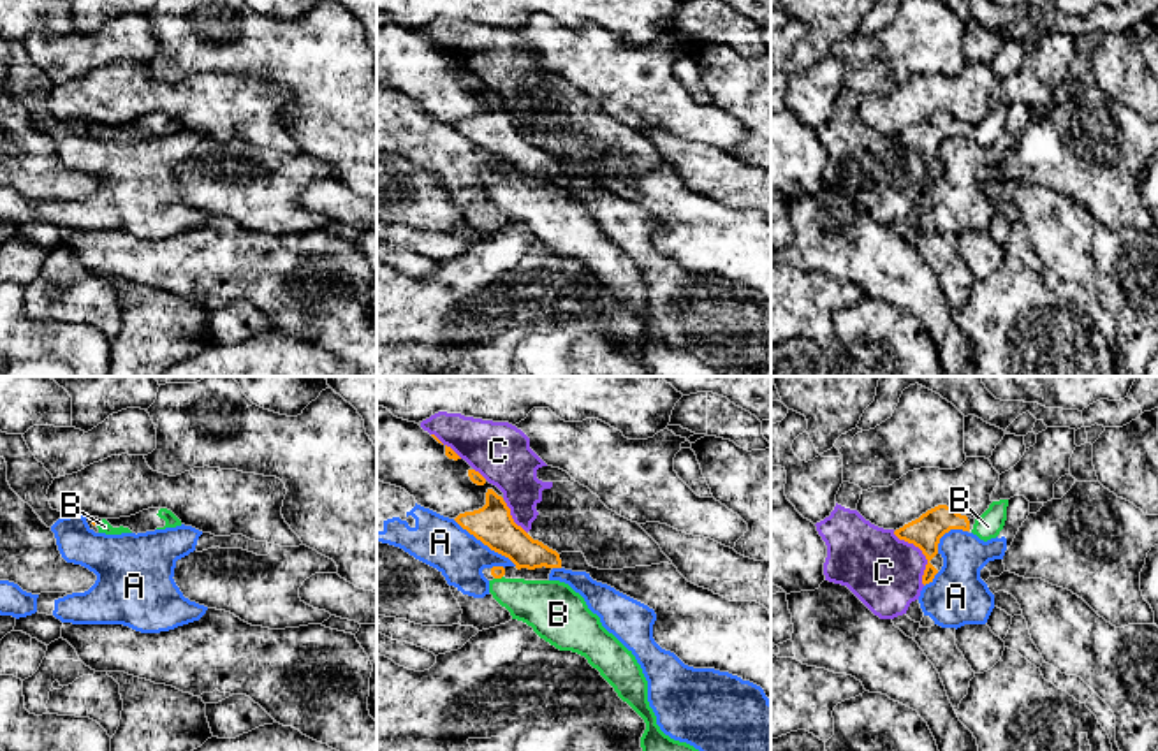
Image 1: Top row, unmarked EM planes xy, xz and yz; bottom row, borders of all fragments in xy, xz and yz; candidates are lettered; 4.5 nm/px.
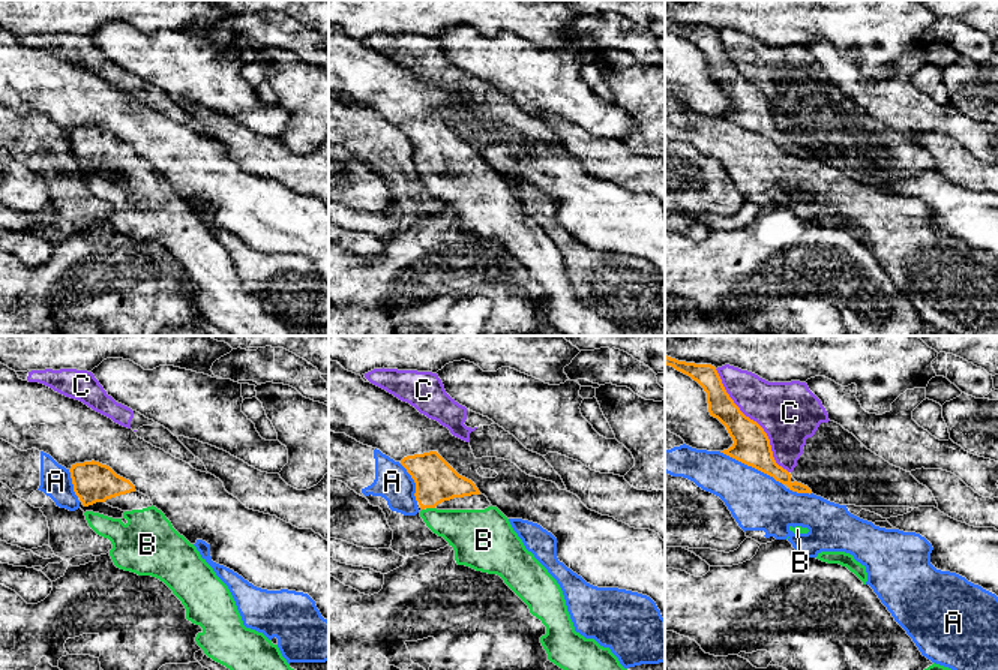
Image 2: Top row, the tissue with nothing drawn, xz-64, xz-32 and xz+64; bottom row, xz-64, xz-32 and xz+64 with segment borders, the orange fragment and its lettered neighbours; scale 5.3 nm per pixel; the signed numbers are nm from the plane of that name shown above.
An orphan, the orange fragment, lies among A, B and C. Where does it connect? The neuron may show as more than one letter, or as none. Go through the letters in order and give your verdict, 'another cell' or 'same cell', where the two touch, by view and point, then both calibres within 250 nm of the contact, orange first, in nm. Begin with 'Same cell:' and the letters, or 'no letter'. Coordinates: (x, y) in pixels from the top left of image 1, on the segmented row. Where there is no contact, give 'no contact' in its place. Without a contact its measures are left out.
Same cell: B
A: another cell; contact xz (484, 544); calibres 190 and 240 nm
B: same cell; contact xz (498, 577); calibres 60 and 240 nm
C: another cell; contact yz (923, 553); calibres 140 and 340 nm

